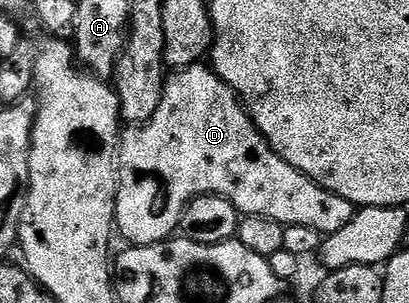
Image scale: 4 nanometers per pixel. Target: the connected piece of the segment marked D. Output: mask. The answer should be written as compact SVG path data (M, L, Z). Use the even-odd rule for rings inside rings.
M210 65L183 67L167 78L160 109L156 109L147 123L127 126L121 132L116 163L116 231L127 239L127 244L136 247L165 243L171 238L179 230L184 209L197 195L223 195L243 216L264 217L283 227L308 225L308 229L316 229L324 237L336 233L336 229L344 229L356 214L352 201L325 191L271 149L258 132L258 126L250 120L242 100Z

